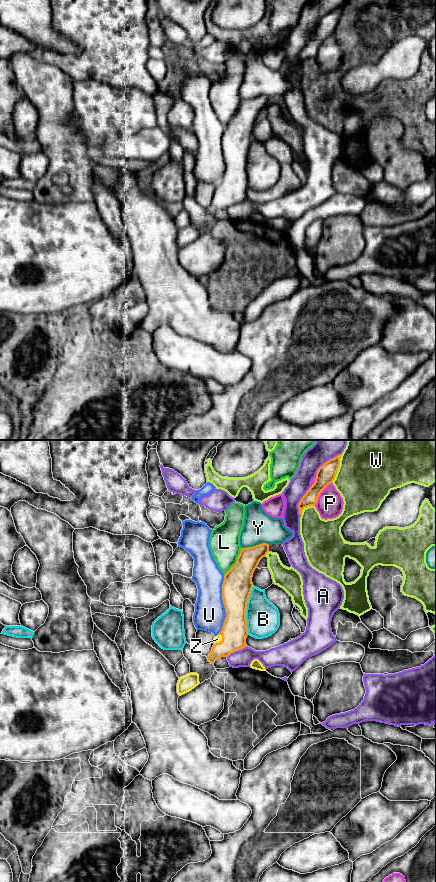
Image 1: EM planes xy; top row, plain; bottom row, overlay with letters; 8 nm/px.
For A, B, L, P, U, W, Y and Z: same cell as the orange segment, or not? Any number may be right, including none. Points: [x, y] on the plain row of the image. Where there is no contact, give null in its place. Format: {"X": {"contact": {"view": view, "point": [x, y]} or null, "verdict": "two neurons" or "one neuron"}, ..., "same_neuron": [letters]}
{"A": {"contact": {"view": "xy", "point": [327, 13]}, "verdict": "two neurons"}, "B": {"contact": {"view": "xy", "point": [245, 162]}, "verdict": "two neurons"}, "L": {"contact": {"view": "xy", "point": [236, 114]}, "verdict": "two neurons"}, "P": {"contact": {"view": "xy", "point": [319, 46]}, "verdict": "two neurons"}, "U": {"contact": {"view": "xy", "point": [223, 155]}, "verdict": "two neurons"}, "W": {"contact": {"view": "xy", "point": [338, 19]}, "verdict": "two neurons"}, "Y": {"contact": {"view": "xy", "point": [256, 97]}, "verdict": "two neurons"}, "Z": {"contact": {"view": "xy", "point": [221, 193]}, "verdict": "one neuron"}, "same_neuron": ["Z"]}

